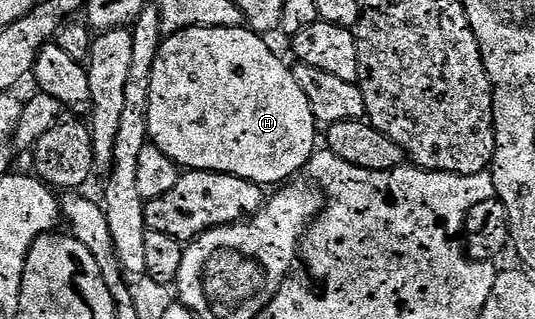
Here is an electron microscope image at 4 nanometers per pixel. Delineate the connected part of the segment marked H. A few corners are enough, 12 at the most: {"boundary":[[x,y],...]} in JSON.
{"boundary":[[249,27],[159,44],[149,140],[259,187],[301,174],[314,106]]}

